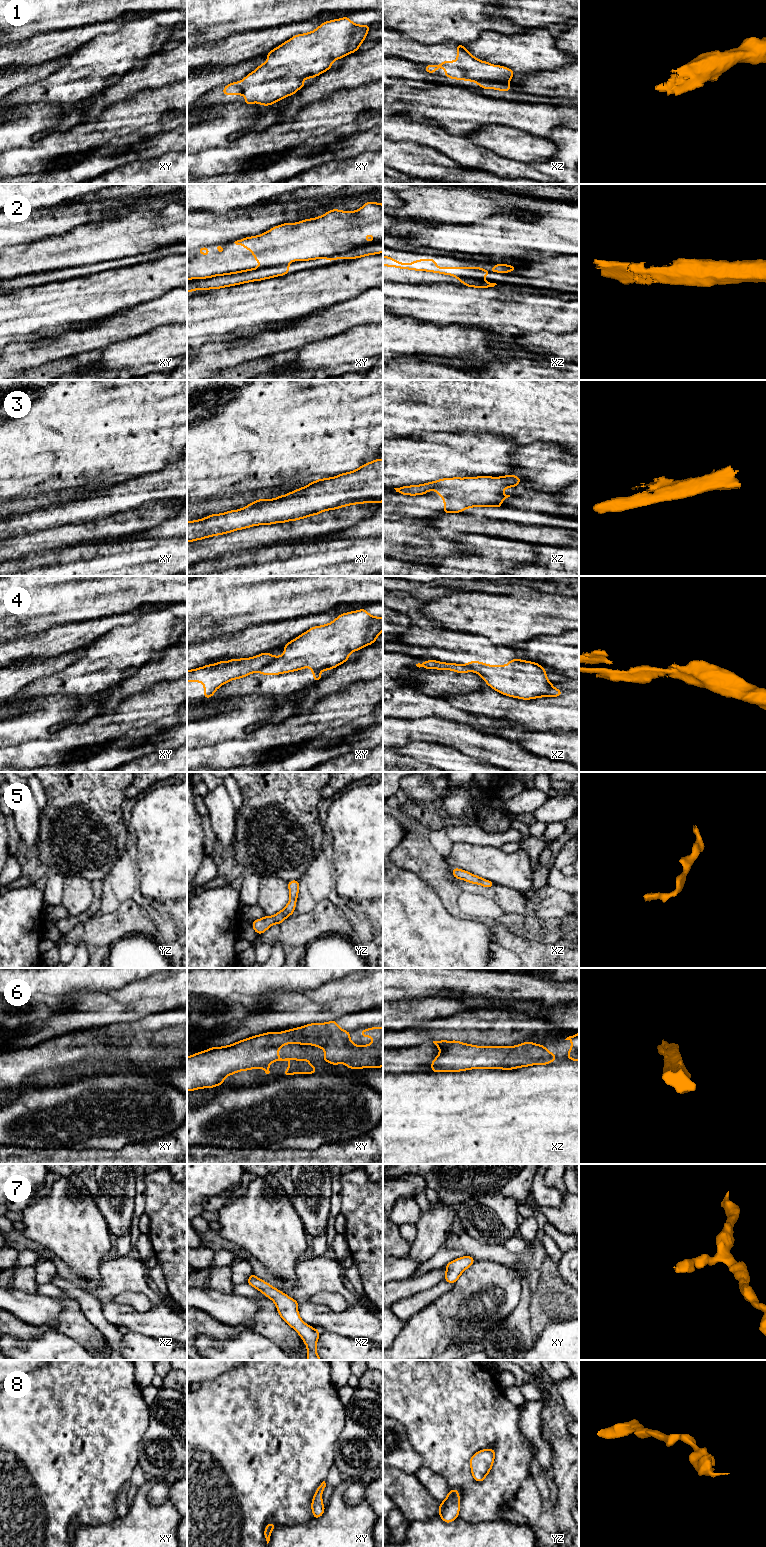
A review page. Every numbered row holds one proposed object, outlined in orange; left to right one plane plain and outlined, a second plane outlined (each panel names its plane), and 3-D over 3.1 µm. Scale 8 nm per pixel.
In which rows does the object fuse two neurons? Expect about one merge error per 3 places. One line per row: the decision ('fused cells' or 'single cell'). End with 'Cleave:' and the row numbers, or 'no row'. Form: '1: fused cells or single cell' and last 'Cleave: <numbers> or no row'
1: single cell
2: single cell
3: single cell
4: fused cells
5: single cell
6: single cell
7: single cell
8: single cell
Cleave: 4

